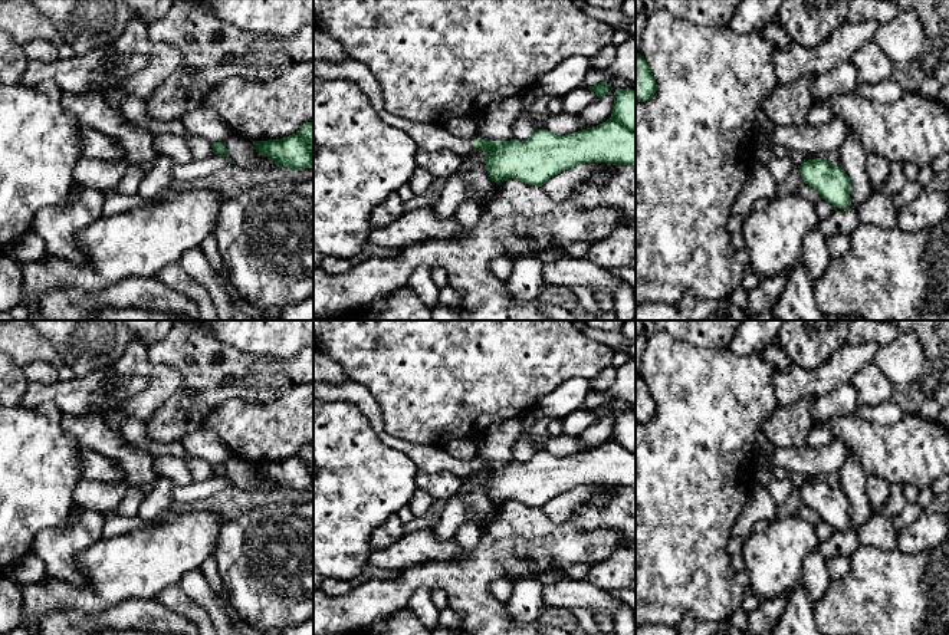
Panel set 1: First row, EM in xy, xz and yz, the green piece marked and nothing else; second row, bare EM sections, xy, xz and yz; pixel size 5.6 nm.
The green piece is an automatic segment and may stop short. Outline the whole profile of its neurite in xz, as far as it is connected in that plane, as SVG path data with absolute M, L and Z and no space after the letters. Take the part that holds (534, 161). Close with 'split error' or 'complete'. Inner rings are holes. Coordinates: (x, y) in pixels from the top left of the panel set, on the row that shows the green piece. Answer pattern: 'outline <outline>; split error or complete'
outline M357 60L344 63L313 62L313 78L355 82L367 95L378 116L390 126L411 136L418 149L451 149L467 157L474 148L485 152L486 171L500 185L515 178L542 187L551 177L585 162L608 162L636 167L636 91L617 89L611 118L568 135L536 129L528 139L463 141L443 126L420 124L390 113L382 103L381 88L368 68Z; split error

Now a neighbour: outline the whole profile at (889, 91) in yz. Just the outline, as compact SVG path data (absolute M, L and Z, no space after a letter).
M889 79L876 85L858 82L854 92L867 99L889 103L903 98L912 91L902 86L899 82Z

